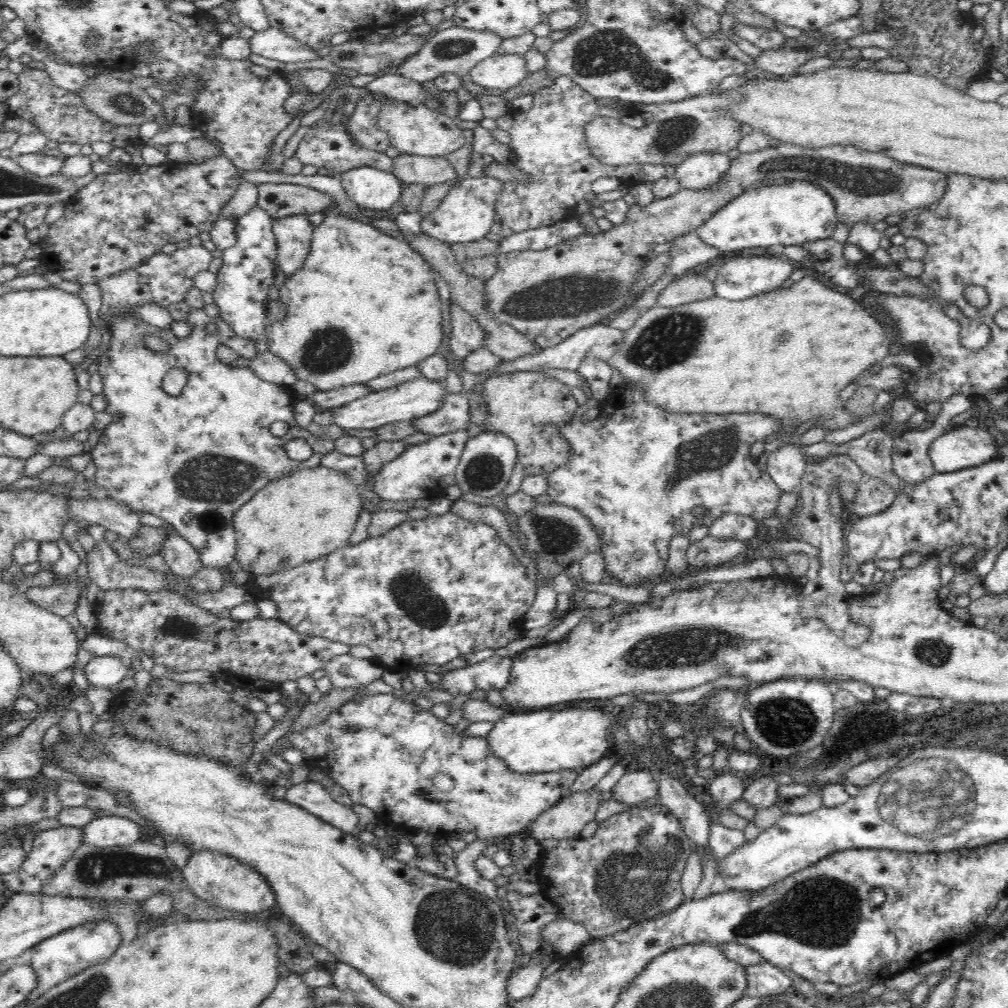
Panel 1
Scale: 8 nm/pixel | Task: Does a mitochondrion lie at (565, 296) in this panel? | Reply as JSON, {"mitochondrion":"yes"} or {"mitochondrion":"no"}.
{"mitochondrion":"yes"}

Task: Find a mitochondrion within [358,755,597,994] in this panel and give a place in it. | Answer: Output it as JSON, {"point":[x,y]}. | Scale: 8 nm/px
{"point":[452,925]}

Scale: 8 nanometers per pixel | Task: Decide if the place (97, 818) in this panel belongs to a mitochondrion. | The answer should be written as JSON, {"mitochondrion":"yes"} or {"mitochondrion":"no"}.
{"mitochondrion":"no"}

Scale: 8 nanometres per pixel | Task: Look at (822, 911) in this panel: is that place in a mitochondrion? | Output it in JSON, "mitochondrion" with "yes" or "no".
{"mitochondrion":"yes"}

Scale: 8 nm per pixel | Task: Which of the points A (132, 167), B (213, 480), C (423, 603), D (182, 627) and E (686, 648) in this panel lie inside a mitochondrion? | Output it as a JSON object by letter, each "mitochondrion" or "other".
{"A":"other","B":"mitochondrion","C":"mitochondrion","D":"mitochondrion","E":"mitochondrion"}

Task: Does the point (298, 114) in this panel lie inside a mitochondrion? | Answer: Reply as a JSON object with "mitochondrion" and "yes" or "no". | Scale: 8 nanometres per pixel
{"mitochondrion":"no"}

